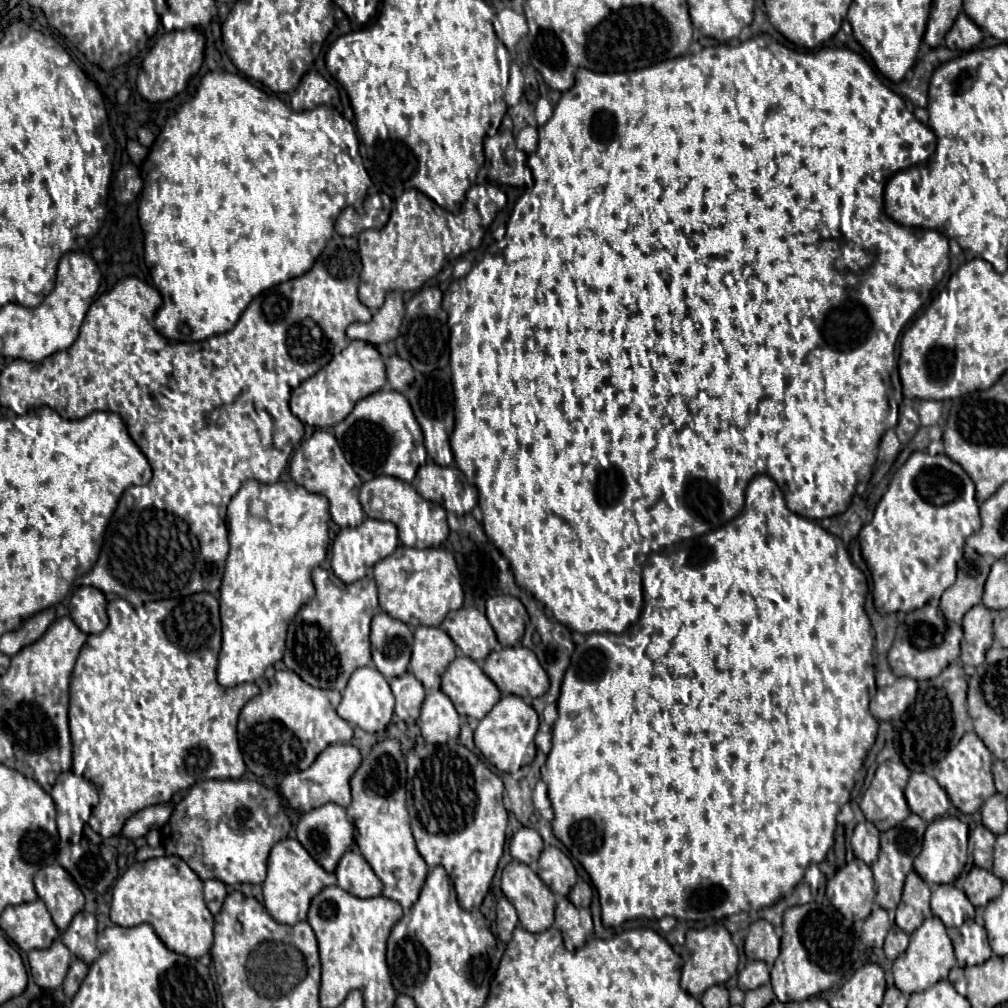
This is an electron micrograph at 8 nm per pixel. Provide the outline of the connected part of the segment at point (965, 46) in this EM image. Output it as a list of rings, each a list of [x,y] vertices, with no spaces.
[[[964,13],[956,19],[956,25],[950,29],[946,37],[946,47],[948,49],[960,49],[960,51],[970,51],[982,41],[982,31],[980,27],[968,19]]]

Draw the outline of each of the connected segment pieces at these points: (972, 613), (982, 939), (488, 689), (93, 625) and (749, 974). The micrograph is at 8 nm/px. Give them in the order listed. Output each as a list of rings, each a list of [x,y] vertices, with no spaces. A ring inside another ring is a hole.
[[[984,605],[972,607],[964,615],[964,639],[962,647],[962,663],[964,665],[982,665],[984,655],[992,645],[992,611]]]
[[[974,919],[964,921],[962,927],[949,929],[948,935],[959,967],[980,965],[992,955],[986,931],[984,927],[976,925]]]
[[[456,657],[442,675],[442,691],[452,699],[458,714],[482,719],[500,701],[500,691],[476,661]]]
[[[78,587],[70,597],[70,617],[86,633],[100,633],[108,625],[106,597],[94,587]]]
[[[750,961],[738,975],[738,987],[742,991],[756,989],[770,981],[770,967],[764,961]]]

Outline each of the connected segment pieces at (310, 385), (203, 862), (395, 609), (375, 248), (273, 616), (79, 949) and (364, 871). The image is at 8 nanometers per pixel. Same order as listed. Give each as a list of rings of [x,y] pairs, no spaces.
[[[350,341],[350,345],[342,353],[338,353],[326,367],[322,367],[316,375],[312,375],[292,391],[290,409],[302,423],[328,429],[338,425],[360,399],[384,387],[386,371],[378,349],[366,341]]]
[[[210,779],[190,787],[188,795],[176,803],[170,821],[162,827],[162,847],[166,855],[176,855],[186,861],[202,881],[220,879],[226,885],[262,883],[266,879],[268,853],[274,843],[288,837],[288,831],[290,819],[274,789],[266,789],[256,781],[244,779]]]
[[[398,545],[396,551],[372,569],[378,585],[380,611],[404,621],[406,625],[438,627],[448,611],[460,609],[464,603],[464,591],[460,583],[458,565],[454,555],[443,547],[412,549]]]
[[[485,183],[473,185],[467,192],[463,210],[459,215],[448,213],[440,205],[436,205],[430,197],[420,193],[418,189],[410,189],[402,193],[396,201],[390,219],[384,229],[366,229],[360,233],[360,259],[362,259],[362,273],[360,273],[360,289],[358,297],[368,309],[378,309],[384,303],[384,295],[388,291],[418,291],[430,277],[434,277],[440,269],[450,265],[456,257],[470,249],[478,248],[489,230],[496,214],[507,204],[506,194],[495,184]]]
[[[248,479],[228,503],[226,523],[230,553],[224,567],[220,587],[220,617],[222,617],[222,649],[218,663],[218,683],[234,687],[240,683],[258,681],[266,667],[282,659],[286,629],[292,617],[314,597],[310,571],[326,559],[328,551],[328,499],[324,495],[308,493],[294,481],[280,481],[272,485]]]
[[[80,911],[62,933],[62,943],[84,963],[94,963],[100,955],[96,949],[96,917],[92,913]]]
[[[352,847],[340,859],[340,865],[336,867],[336,877],[338,877],[338,887],[360,899],[378,897],[384,887],[356,847]]]

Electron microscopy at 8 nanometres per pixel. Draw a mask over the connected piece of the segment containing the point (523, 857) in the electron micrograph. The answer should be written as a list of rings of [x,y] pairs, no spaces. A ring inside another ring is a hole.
[[[522,827],[510,841],[510,855],[516,859],[516,861],[522,861],[526,865],[530,865],[532,869],[536,869],[536,861],[542,853],[542,837],[538,831],[530,829],[530,827]]]

